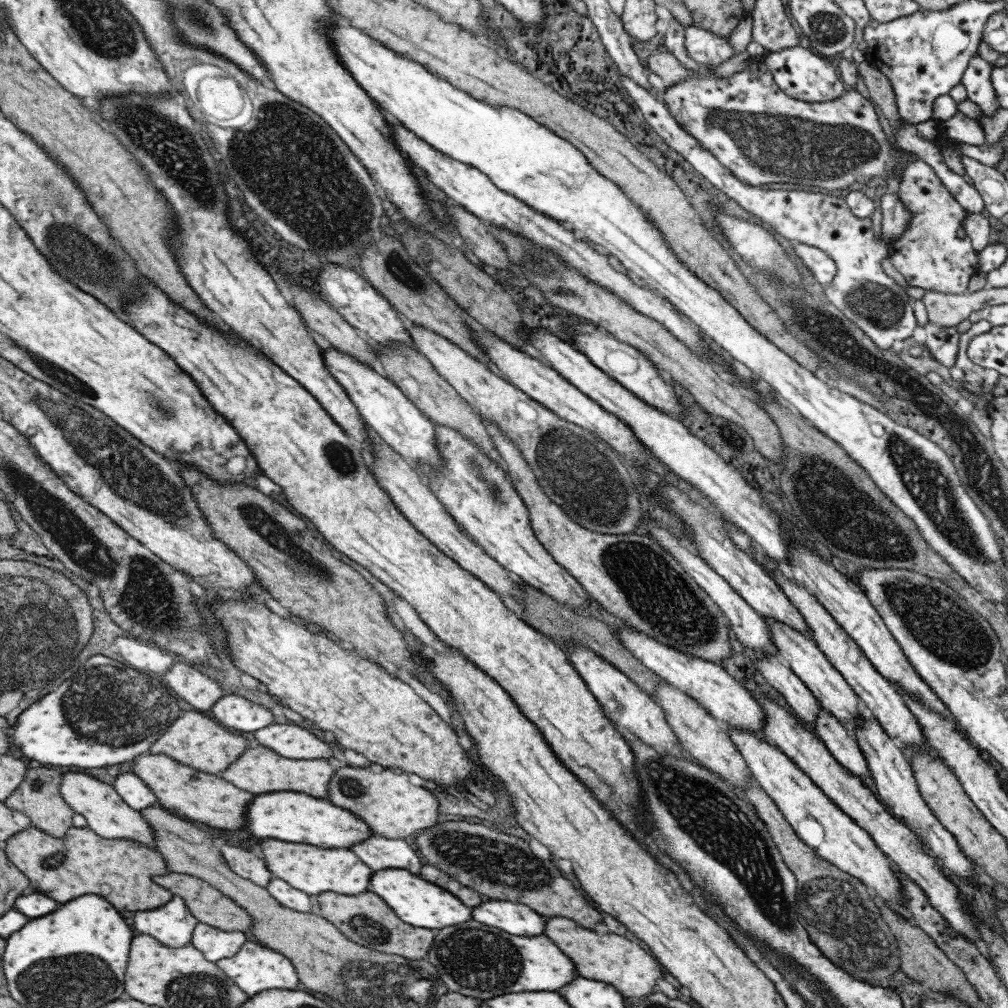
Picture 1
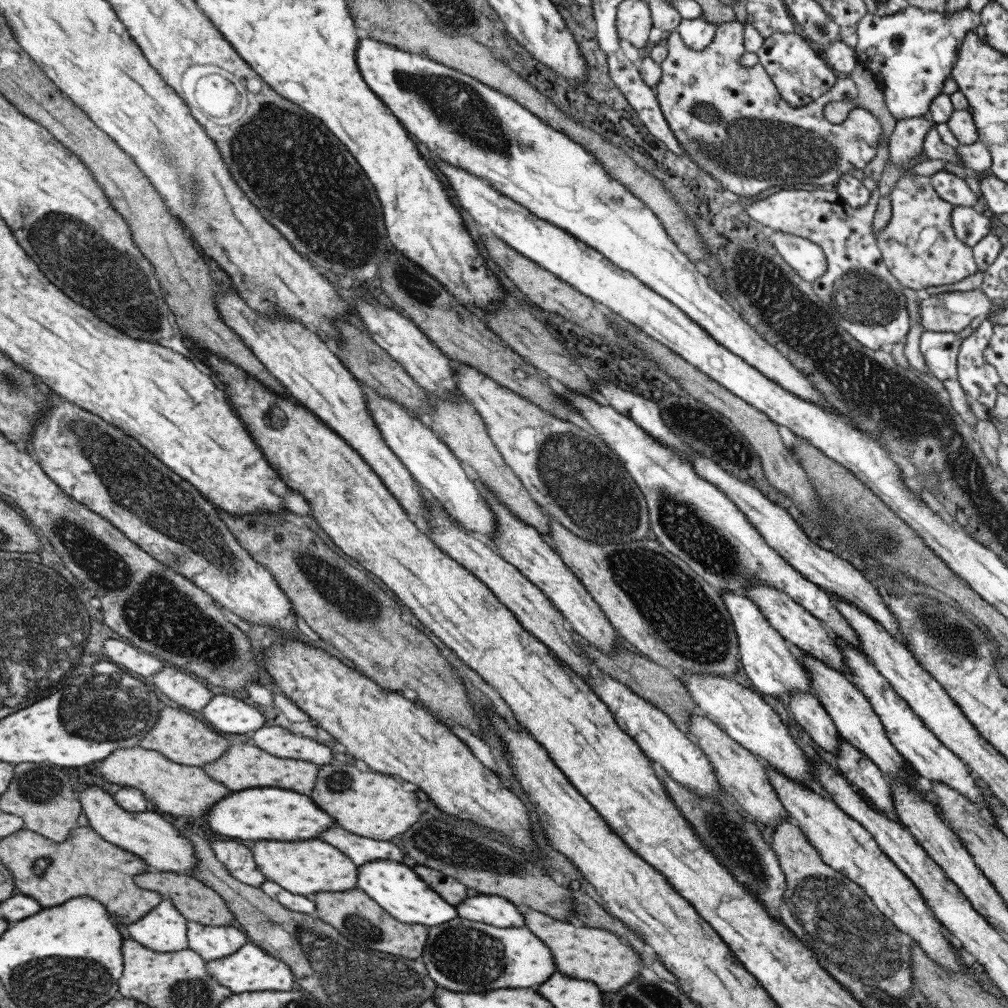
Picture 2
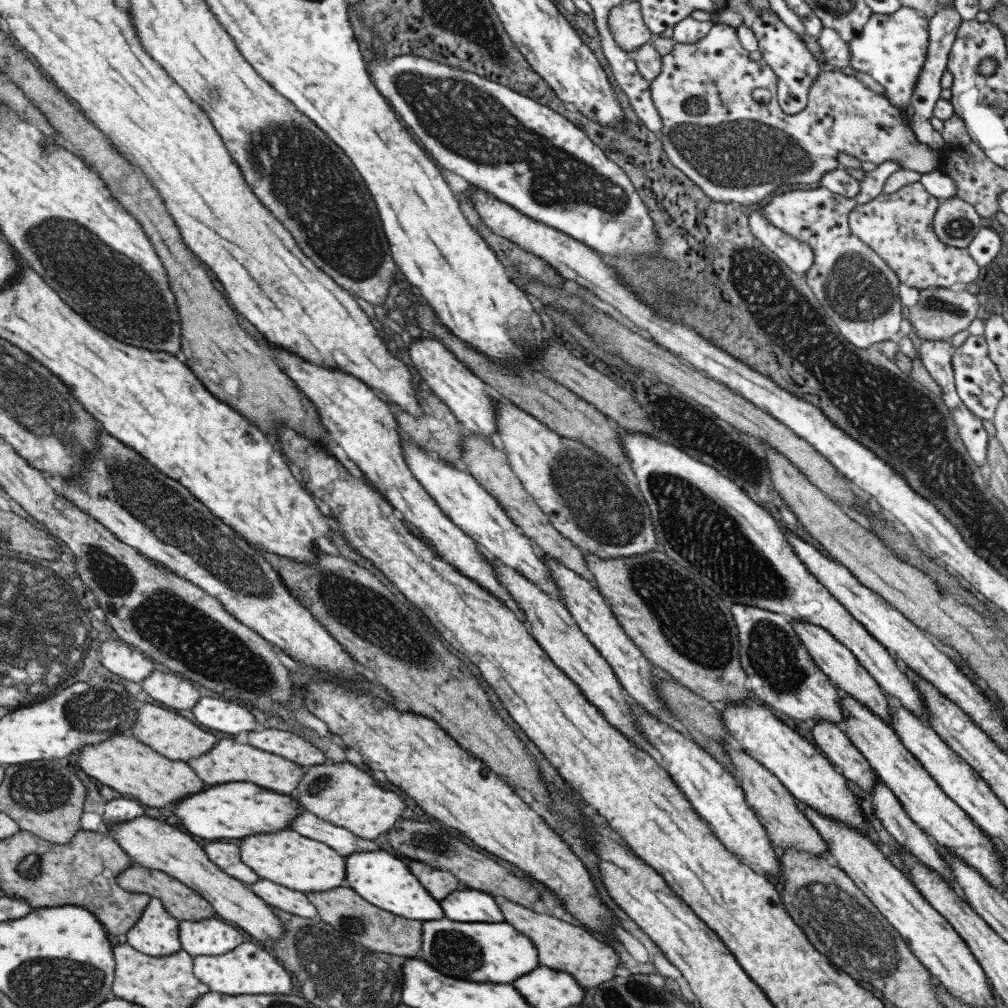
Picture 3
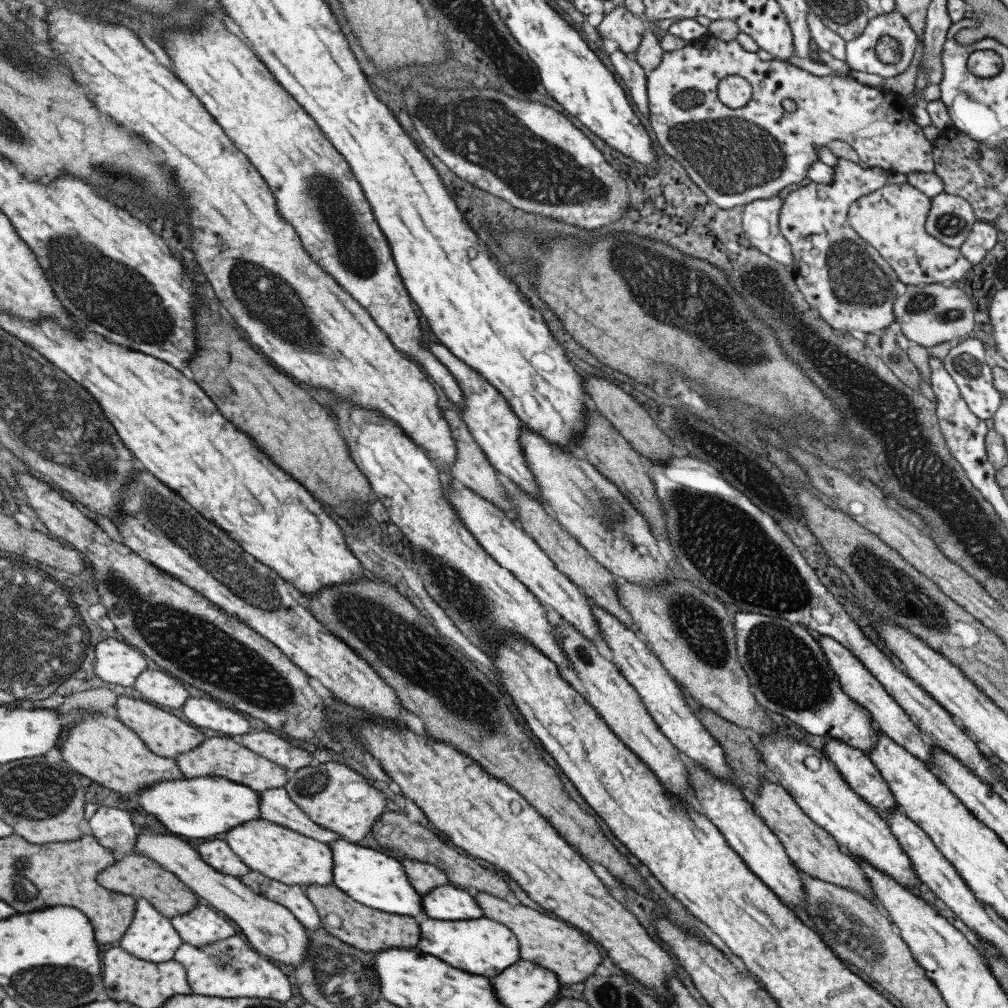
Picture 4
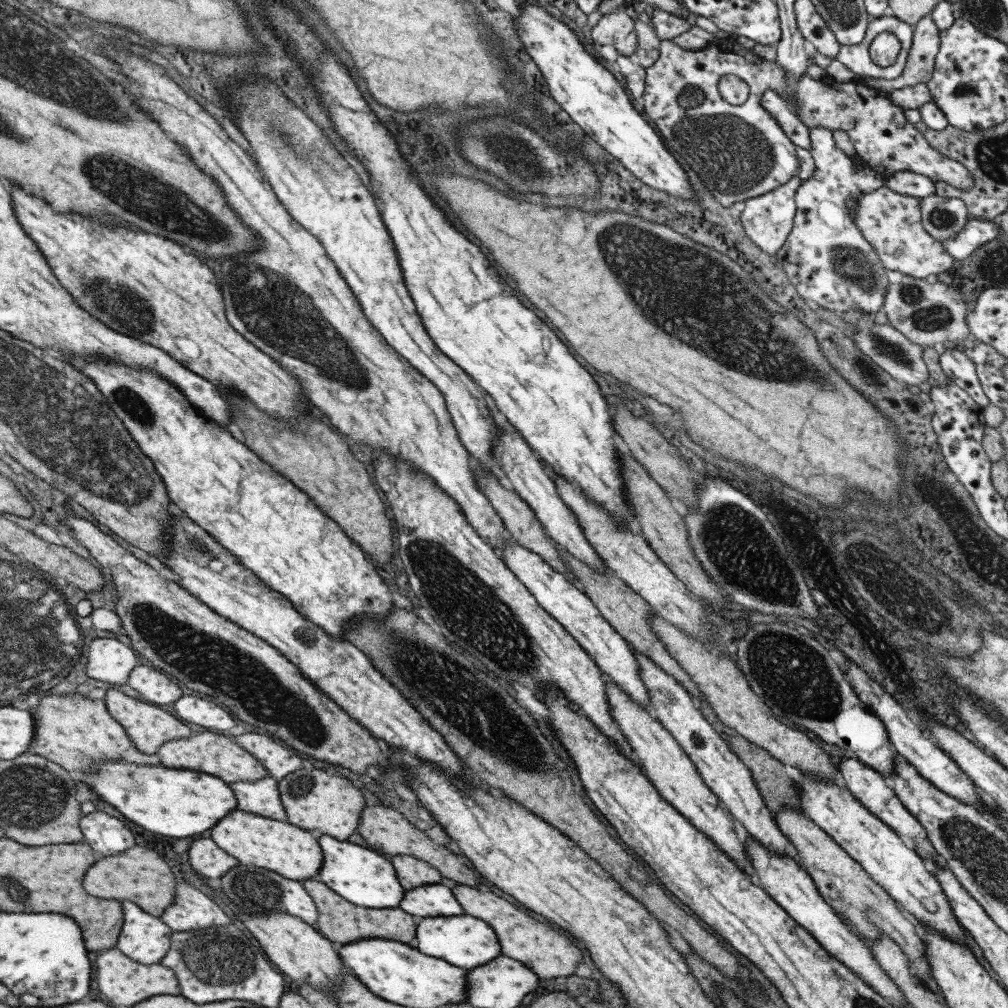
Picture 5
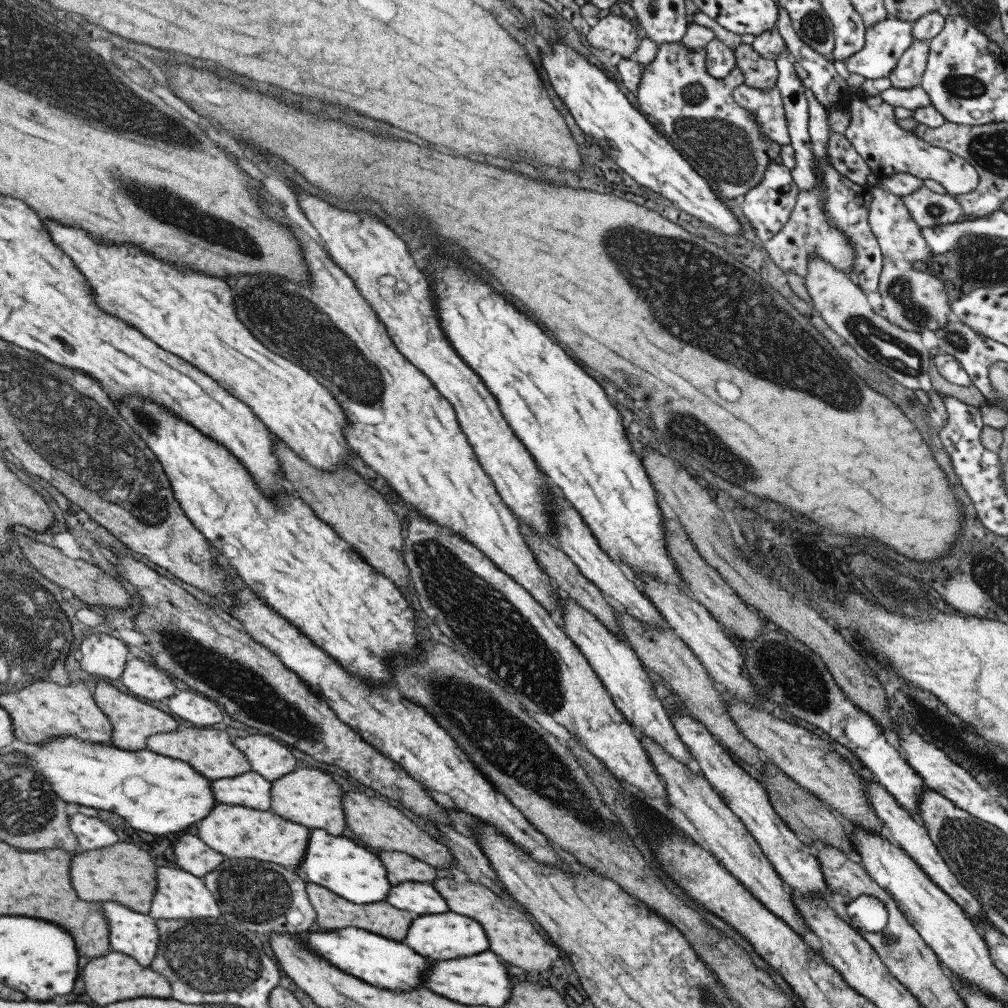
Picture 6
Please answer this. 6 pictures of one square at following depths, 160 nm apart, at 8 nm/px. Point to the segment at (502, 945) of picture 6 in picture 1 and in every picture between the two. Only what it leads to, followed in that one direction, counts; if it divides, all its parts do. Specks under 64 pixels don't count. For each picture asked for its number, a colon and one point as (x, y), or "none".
1: (610, 958)
2: (590, 954)
3: (561, 946)
4: (553, 943)
5: (545, 950)

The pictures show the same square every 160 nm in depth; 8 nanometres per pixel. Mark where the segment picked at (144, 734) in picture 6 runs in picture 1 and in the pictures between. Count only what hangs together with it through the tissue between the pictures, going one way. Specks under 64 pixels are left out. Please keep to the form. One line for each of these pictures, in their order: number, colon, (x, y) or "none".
1: (193, 740)
2: (179, 737)
3: (175, 738)
4: (165, 735)
5: (149, 728)

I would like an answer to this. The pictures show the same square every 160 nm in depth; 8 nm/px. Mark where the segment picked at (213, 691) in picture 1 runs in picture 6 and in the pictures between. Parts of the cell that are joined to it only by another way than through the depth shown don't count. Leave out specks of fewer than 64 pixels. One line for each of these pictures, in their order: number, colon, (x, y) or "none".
2: (175, 684)
3: (174, 691)
4: (152, 684)
5: (158, 689)
6: (143, 680)

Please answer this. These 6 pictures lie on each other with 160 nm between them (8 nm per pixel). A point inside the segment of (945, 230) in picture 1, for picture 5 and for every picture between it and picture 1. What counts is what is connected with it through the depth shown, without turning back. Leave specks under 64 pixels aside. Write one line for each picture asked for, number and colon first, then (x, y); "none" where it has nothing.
2: (918, 246)
3: (898, 226)
4: (891, 219)
5: (890, 222)

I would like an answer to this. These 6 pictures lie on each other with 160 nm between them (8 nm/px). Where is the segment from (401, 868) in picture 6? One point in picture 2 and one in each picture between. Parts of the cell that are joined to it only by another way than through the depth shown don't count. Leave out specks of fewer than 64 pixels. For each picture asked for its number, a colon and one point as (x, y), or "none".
2: (450, 890)
3: (438, 883)
4: (423, 877)
5: (411, 872)

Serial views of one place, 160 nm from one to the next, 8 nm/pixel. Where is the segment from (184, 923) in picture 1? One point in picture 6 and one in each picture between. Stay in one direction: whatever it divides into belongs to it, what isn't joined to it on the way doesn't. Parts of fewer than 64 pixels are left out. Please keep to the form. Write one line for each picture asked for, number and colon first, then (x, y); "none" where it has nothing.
2: (163, 929)
3: (156, 933)
4: (150, 935)
5: (145, 938)
6: (135, 934)

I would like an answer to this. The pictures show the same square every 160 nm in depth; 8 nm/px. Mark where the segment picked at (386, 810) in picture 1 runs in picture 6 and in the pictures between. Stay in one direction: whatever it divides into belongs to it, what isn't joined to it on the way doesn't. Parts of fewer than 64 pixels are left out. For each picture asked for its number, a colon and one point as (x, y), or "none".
2: (367, 804)
3: (338, 793)
4: (337, 798)
5: (313, 799)
6: (309, 797)

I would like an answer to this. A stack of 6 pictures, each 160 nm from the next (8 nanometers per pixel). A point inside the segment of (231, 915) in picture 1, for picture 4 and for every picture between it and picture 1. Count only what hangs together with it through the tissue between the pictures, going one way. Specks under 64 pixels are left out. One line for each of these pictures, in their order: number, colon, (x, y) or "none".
2: (198, 903)
3: (182, 903)
4: (135, 875)

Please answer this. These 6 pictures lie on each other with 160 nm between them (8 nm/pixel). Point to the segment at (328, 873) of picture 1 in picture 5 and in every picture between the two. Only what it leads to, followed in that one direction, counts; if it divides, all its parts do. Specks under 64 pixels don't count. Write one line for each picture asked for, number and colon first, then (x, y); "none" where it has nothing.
2: (304, 867)
3: (296, 862)
4: (276, 852)
5: (291, 852)

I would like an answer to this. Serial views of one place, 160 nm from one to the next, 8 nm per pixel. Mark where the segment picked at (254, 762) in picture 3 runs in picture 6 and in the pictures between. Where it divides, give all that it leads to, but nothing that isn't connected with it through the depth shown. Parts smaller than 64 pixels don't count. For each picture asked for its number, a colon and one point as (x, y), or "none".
4: (215, 756)
5: (214, 753)
6: (210, 752)

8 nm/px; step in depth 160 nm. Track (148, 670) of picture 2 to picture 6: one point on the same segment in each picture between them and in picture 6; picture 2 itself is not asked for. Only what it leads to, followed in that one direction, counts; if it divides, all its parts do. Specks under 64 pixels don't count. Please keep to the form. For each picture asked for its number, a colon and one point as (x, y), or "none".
3: (115, 656)
4: (117, 663)
5: (110, 661)
6: (106, 657)

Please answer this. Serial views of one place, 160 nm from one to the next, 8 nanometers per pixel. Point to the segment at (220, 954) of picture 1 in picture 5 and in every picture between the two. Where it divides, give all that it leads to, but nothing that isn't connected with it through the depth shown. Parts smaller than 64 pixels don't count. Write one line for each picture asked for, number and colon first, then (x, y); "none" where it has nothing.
2: (215, 942)
3: (211, 936)
4: (202, 925)
5: (191, 910)

